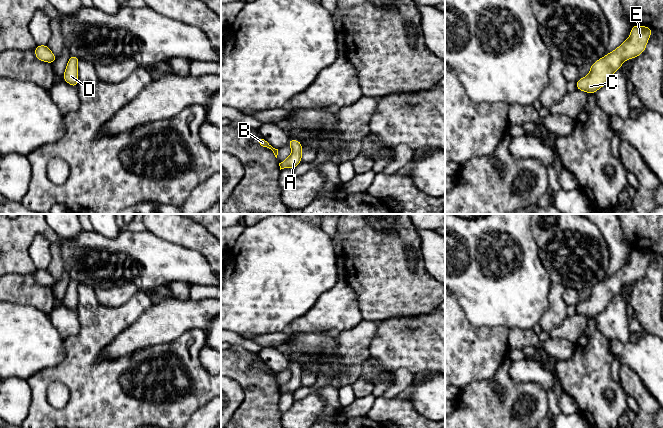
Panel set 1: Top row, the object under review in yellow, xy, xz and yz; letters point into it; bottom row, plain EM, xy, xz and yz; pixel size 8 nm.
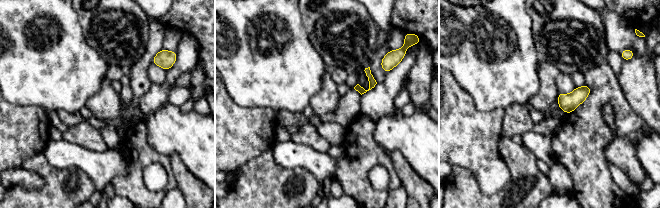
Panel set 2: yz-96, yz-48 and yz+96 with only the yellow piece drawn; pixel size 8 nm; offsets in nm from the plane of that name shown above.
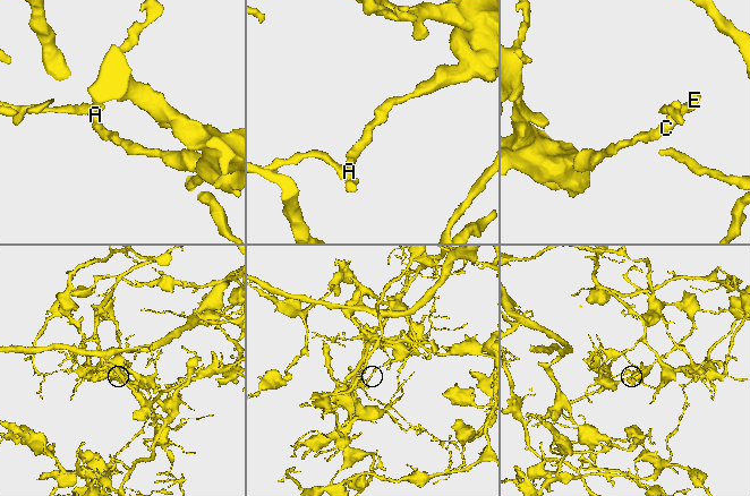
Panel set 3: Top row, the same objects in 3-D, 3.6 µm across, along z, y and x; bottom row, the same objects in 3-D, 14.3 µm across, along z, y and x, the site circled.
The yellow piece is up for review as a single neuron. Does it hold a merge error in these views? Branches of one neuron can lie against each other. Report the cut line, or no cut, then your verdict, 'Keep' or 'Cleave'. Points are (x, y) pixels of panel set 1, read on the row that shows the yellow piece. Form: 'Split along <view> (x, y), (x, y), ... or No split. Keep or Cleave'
Split along yz (600, 58), (614, 71). Cleave

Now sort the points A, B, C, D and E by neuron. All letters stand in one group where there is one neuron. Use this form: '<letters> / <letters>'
A B E / C D

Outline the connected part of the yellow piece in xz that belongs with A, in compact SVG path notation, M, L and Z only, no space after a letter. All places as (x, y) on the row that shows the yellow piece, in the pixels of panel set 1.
M302 147L297 148L296 151L292 151L292 153L288 156L288 158L281 163L279 163L280 170L284 168L294 169L298 164L302 162Z

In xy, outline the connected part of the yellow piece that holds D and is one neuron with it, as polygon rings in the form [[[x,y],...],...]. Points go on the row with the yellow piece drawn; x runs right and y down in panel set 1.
[[[68,62],[62,78],[64,81],[66,81],[71,86],[77,88],[78,86],[78,64],[75,64],[73,62]]]

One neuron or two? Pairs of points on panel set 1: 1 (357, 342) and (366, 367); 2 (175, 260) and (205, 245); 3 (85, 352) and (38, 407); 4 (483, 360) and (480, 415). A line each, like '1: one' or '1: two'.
1: two
2: two
3: one
4: two

